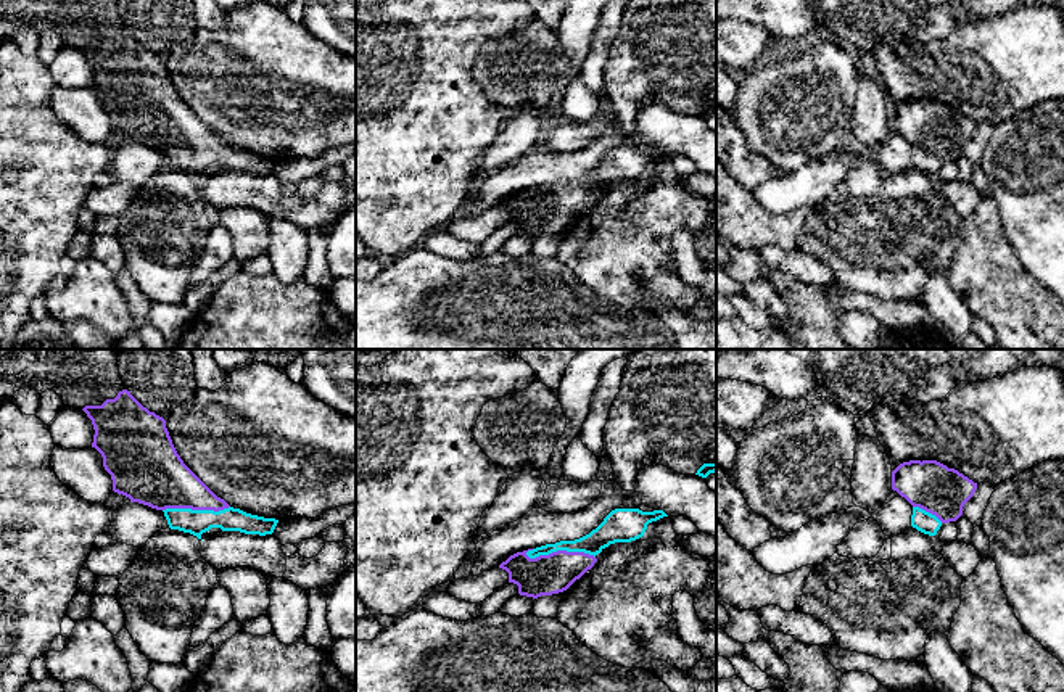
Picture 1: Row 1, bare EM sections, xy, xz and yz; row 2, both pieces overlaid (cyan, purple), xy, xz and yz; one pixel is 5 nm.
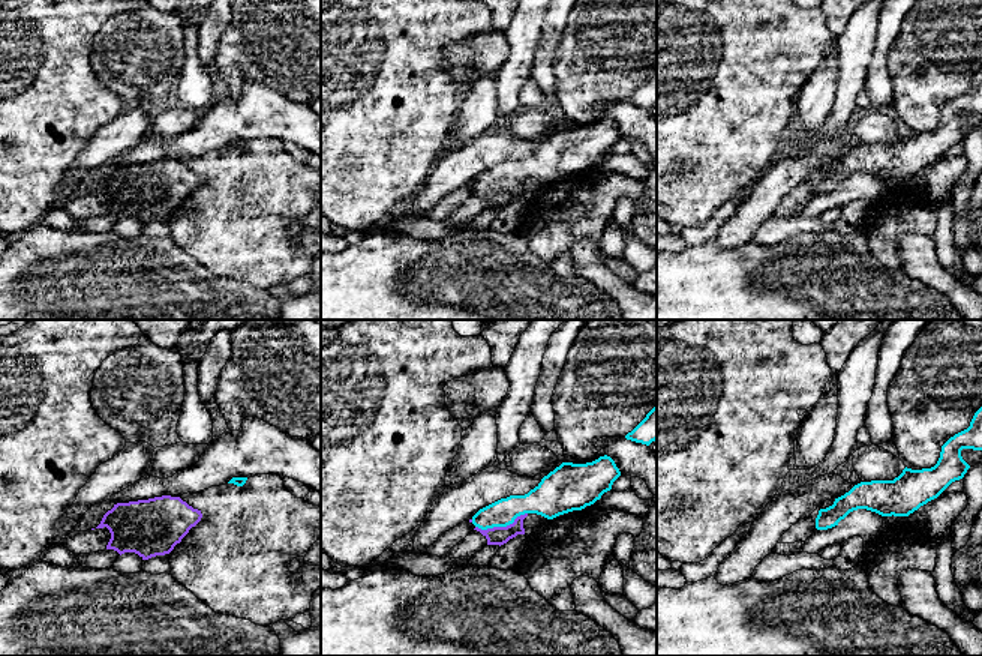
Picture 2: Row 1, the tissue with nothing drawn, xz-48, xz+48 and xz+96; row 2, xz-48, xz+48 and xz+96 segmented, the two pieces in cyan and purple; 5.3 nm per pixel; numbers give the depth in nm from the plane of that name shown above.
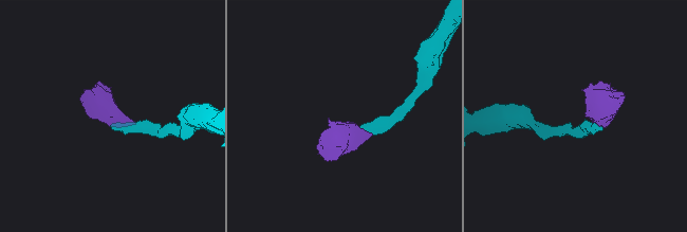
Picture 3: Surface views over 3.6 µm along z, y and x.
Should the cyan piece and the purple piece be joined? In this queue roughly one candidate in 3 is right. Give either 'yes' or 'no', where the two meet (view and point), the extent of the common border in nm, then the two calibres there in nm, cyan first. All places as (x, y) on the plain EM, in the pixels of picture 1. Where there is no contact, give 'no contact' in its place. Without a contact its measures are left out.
yes; contact xz (560, 189); length 360 nm; calibres 120 and 200 nm

